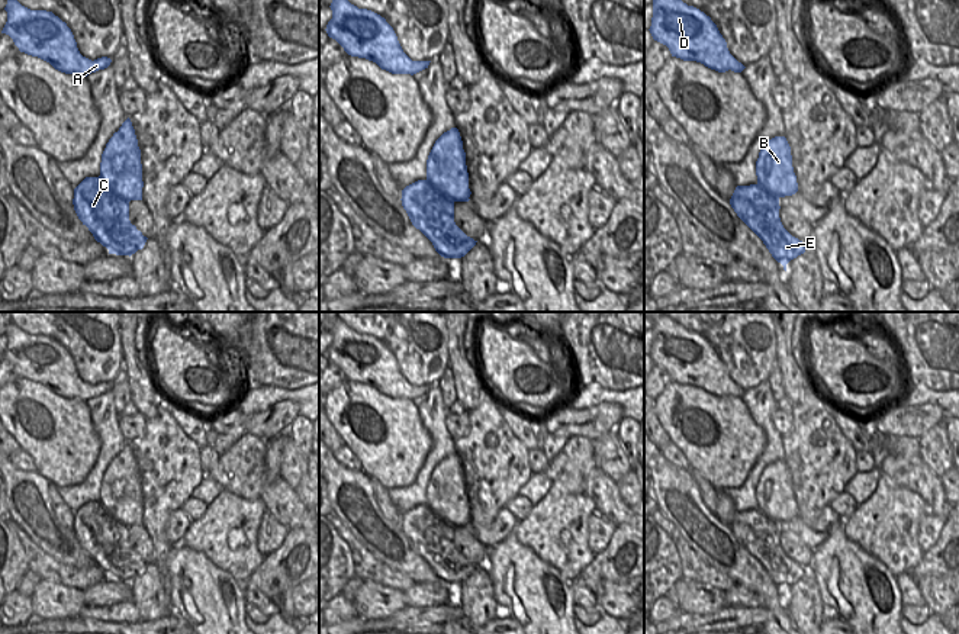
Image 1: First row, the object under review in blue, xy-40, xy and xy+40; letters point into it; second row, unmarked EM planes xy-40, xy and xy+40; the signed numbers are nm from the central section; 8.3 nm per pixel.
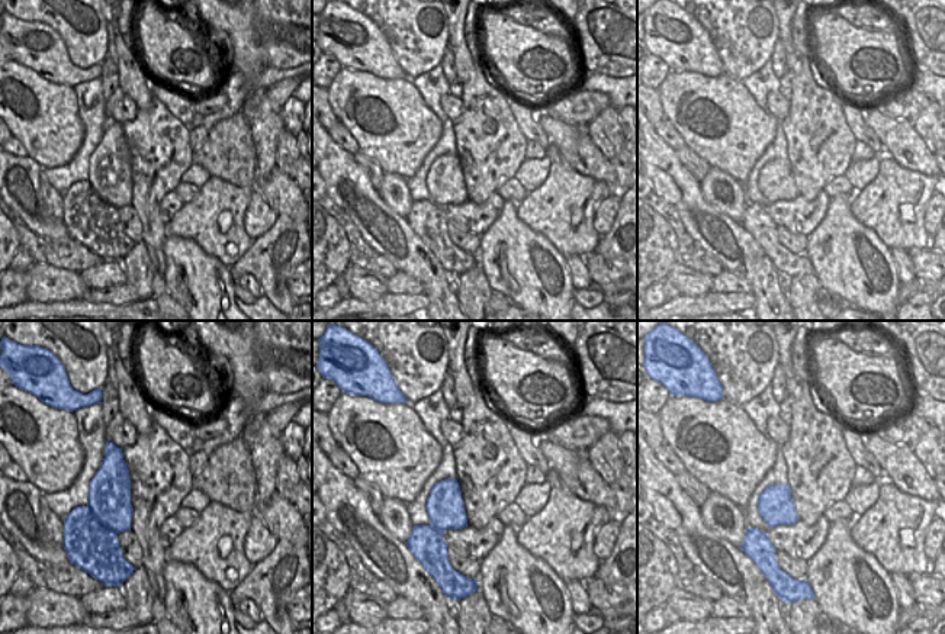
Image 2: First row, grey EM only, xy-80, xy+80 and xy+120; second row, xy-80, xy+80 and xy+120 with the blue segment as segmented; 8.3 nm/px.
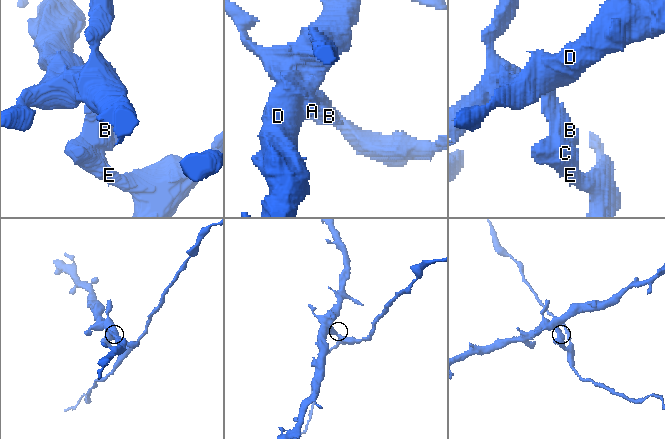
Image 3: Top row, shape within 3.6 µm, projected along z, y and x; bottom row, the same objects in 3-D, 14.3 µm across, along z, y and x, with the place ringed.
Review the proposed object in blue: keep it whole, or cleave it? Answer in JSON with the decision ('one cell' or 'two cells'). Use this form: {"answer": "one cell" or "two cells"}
{"answer": "two cells"}

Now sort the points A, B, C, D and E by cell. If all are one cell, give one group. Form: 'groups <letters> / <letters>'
groups A B D / C E

